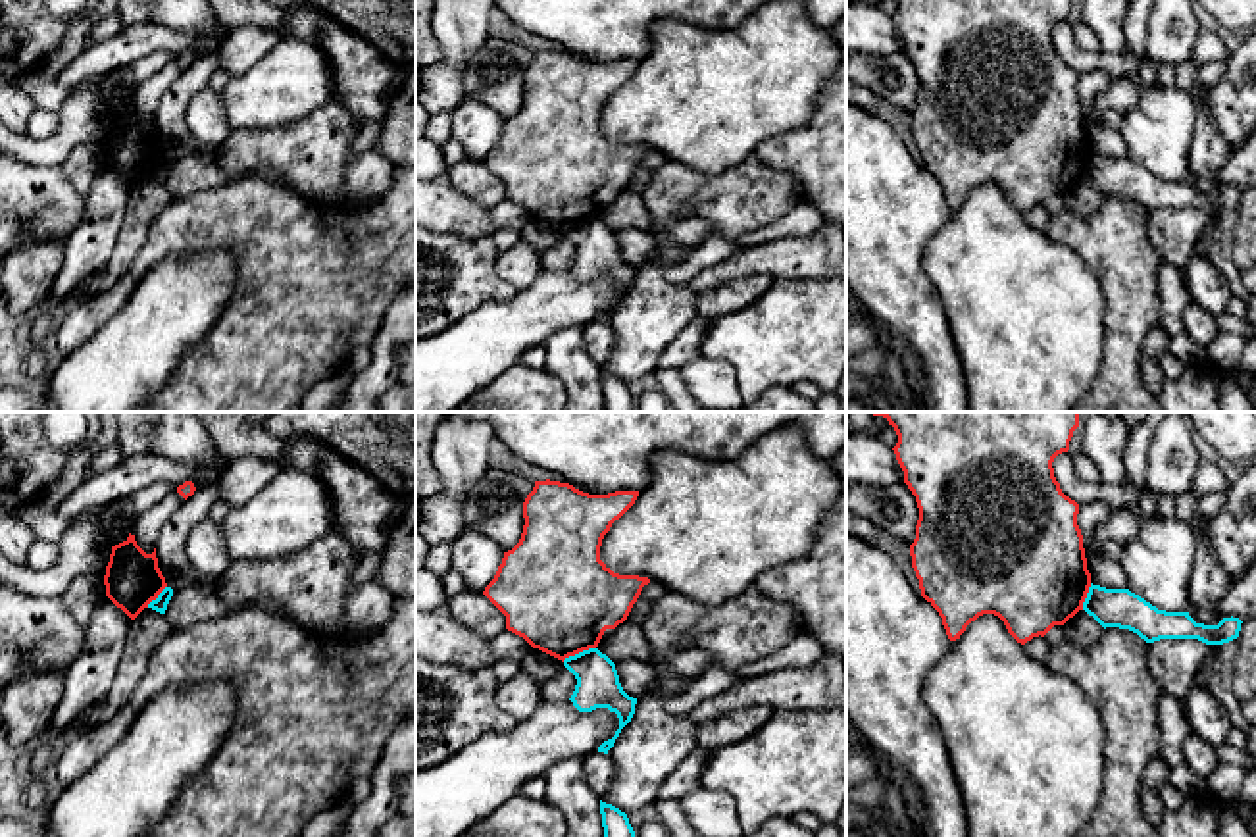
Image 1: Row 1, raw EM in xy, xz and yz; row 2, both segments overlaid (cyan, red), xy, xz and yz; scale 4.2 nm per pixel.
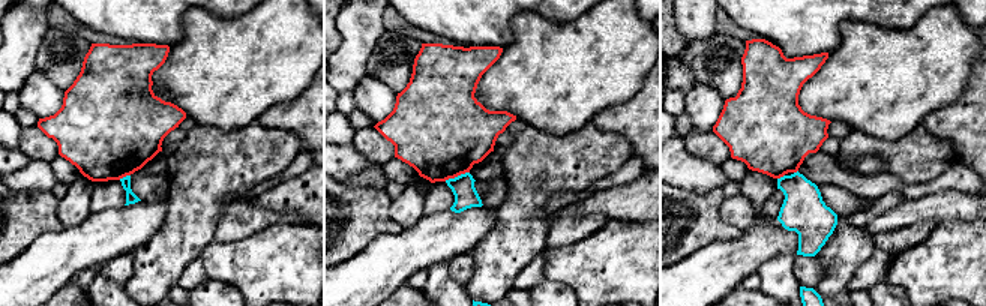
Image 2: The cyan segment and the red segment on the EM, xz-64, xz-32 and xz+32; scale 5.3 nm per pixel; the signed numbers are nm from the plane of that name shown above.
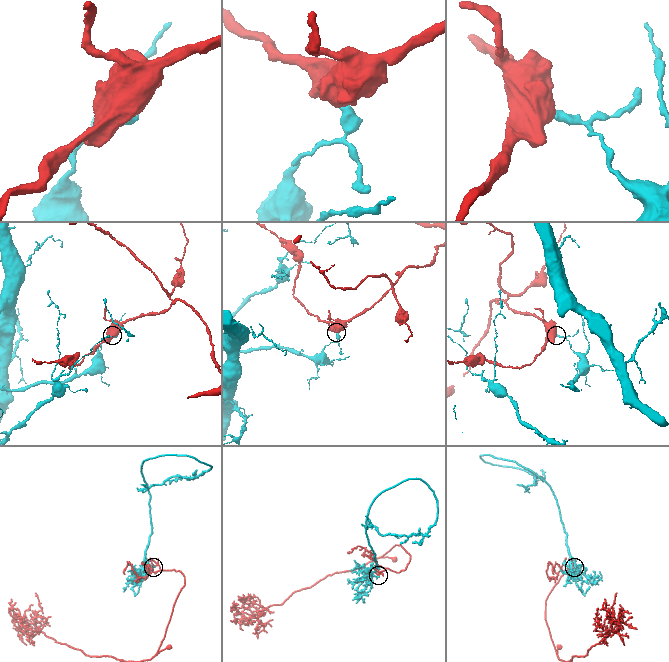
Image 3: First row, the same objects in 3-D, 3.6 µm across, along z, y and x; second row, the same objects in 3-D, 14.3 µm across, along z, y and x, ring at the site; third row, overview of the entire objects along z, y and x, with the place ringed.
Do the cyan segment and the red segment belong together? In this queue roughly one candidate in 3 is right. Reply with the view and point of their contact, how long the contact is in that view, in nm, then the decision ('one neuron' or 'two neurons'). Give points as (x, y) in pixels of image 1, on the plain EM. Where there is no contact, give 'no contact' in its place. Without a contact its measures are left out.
contact xz (579, 222); length 160 nm; two neurons

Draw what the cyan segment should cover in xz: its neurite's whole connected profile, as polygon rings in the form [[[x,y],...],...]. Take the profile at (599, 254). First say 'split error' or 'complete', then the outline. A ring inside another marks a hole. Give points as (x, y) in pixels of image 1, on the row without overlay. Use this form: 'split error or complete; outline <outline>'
complete; outline [[[598,217],[583,219],[564,229],[564,235],[575,244],[577,254],[571,264],[571,271],[579,281],[592,281],[596,277],[608,277],[619,287],[619,298],[608,310],[598,316],[598,321],[608,323],[619,306],[621,298],[631,291],[635,283],[637,267],[629,266],[615,239],[615,233]]]

